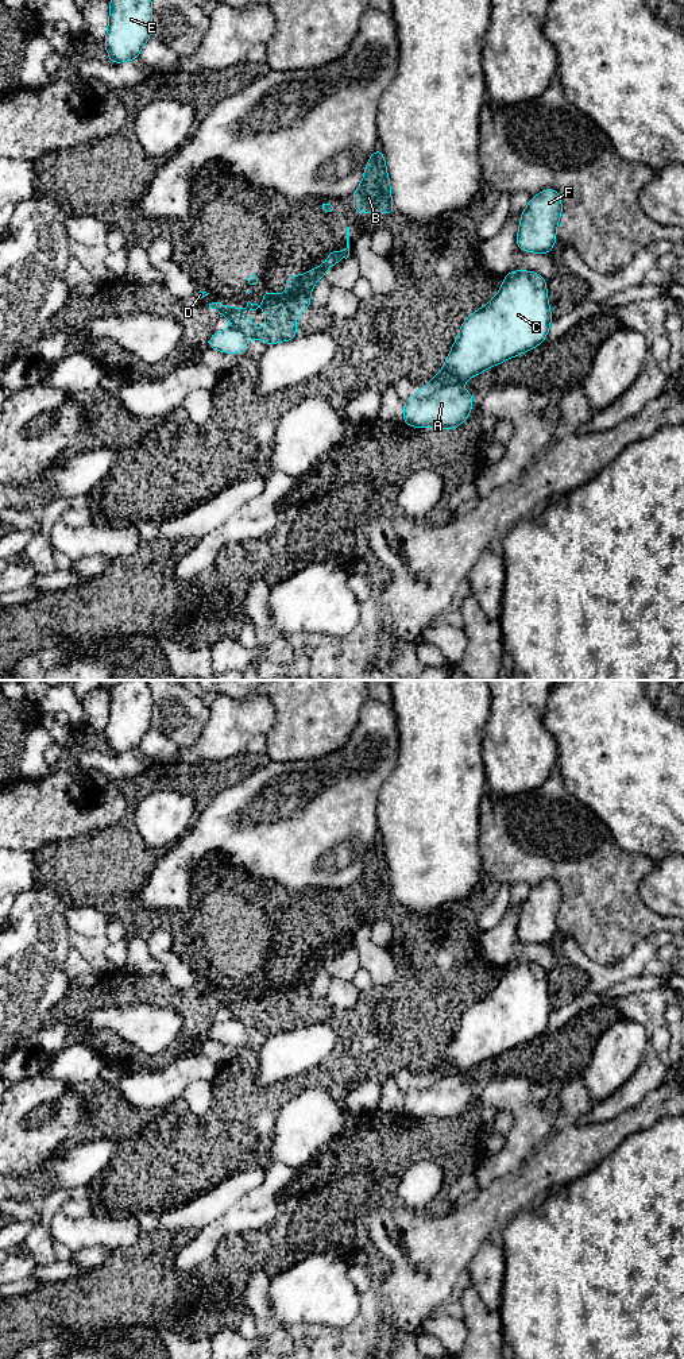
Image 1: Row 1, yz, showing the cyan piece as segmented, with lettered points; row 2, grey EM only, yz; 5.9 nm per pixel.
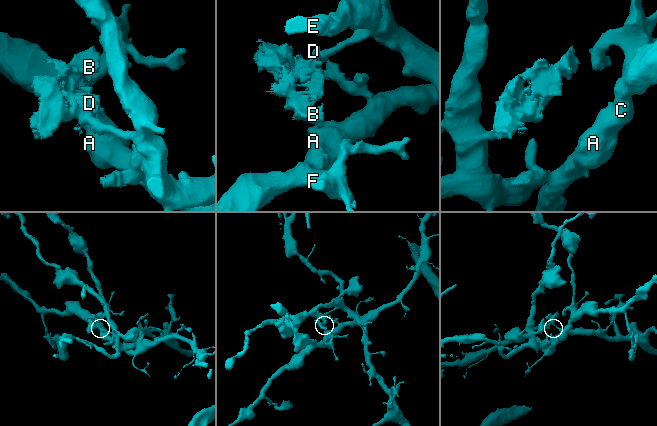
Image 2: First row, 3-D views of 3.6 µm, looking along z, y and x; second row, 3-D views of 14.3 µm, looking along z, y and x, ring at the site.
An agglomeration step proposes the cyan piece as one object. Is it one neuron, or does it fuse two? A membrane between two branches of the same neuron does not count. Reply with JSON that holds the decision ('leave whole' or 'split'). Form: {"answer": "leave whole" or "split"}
{"answer": "split"}

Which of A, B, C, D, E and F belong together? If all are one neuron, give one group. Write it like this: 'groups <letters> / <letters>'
groups A C E F / B D

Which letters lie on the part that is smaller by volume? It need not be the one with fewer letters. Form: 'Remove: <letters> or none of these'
Remove: B, D

